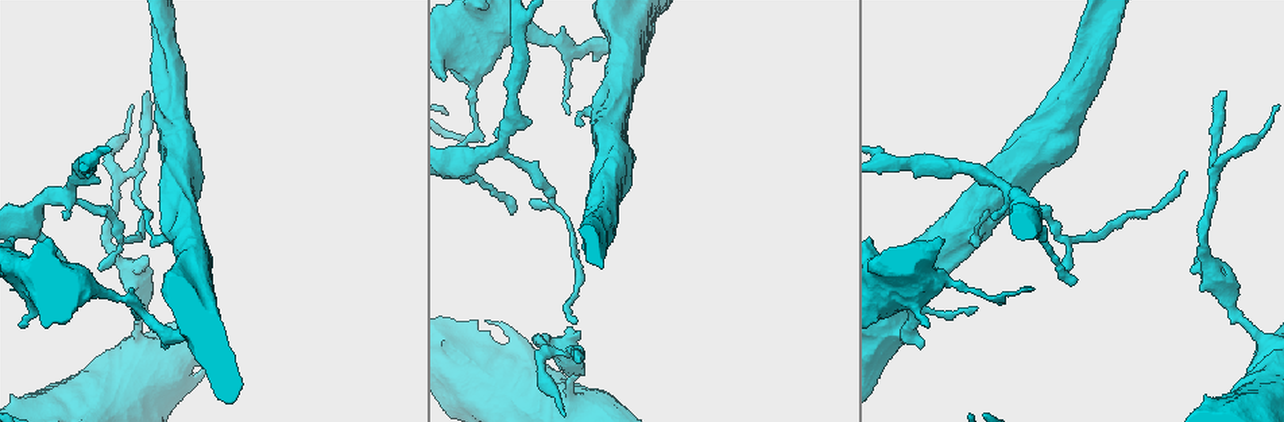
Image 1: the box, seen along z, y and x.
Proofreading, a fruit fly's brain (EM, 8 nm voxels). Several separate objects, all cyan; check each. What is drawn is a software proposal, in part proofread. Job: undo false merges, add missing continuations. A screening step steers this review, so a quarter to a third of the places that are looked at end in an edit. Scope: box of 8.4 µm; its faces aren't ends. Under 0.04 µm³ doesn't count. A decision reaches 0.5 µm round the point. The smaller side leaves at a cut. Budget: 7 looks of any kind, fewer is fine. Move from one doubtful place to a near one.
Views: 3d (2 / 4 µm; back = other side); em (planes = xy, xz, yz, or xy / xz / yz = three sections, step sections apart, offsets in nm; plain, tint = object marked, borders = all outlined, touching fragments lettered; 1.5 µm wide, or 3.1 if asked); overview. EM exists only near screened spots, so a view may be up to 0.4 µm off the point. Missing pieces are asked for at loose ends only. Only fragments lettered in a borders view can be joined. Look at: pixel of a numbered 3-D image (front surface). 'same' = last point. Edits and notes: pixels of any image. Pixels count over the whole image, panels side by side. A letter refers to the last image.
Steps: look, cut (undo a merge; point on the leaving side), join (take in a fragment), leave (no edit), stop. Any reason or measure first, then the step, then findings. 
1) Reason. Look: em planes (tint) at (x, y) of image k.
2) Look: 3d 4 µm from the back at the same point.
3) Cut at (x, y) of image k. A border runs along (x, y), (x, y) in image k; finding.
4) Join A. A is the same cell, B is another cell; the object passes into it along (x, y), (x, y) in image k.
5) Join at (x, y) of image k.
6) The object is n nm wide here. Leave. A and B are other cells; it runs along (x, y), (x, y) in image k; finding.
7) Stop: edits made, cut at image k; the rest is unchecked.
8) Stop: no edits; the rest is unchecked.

Narrows sharply. Look: 3d 2 µm at (574, 377) of image 1.

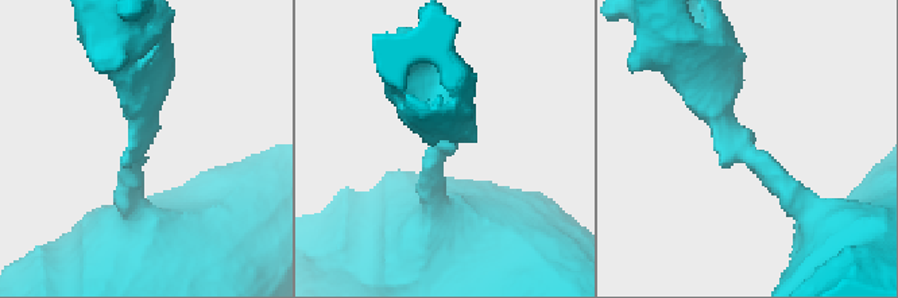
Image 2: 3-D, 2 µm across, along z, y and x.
Now the EM. Look: em xy step 4 (plain) at (142, 136) of image 2.

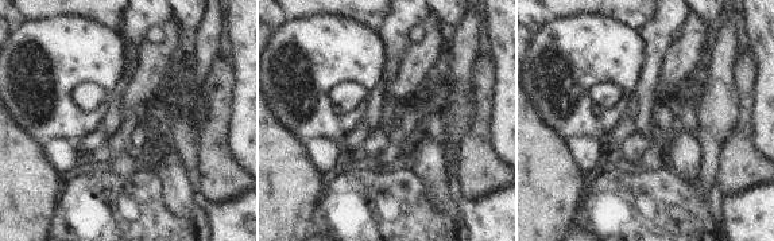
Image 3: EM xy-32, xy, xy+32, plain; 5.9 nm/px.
See the neighbours. Look: em xy step 4 (borders) at the same point.

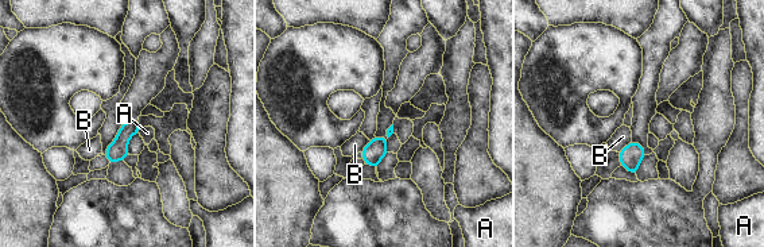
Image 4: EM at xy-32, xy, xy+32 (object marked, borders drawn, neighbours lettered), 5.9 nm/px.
The longest contact is with B, 110 nm. Leave. A and B are other cells; a border runs along (140, 127), (138, 132) in image 4; continuous, no second neuron.

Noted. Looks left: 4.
Free end. Look: 3d 2 µm at (576, 361) of image 1.

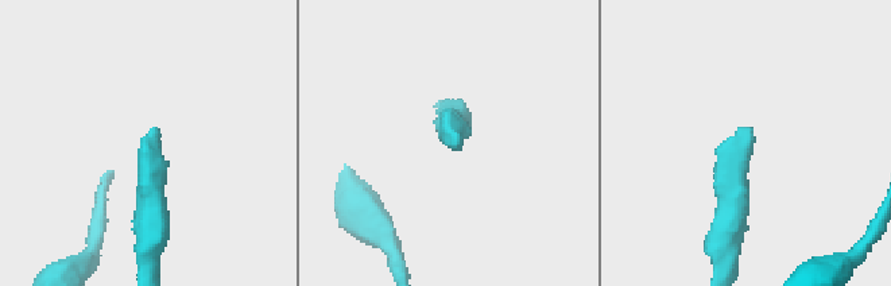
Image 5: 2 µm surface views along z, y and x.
Shape alone is not enough. Look: em xy step 8 (tint) at (751, 129) of image 5.

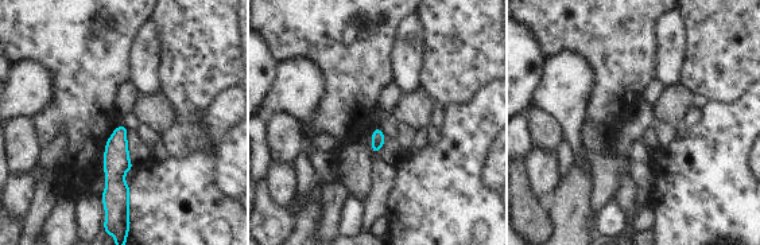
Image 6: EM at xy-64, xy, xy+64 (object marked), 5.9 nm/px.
Another direction. Look: em planes (borders) at the same point.

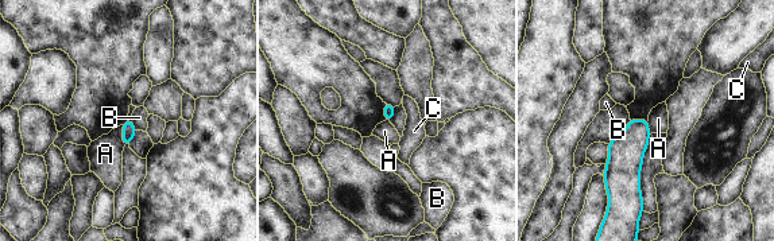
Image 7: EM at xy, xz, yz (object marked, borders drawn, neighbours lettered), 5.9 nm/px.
Leave. A, B and C are other cells; a border runs along (124, 125), (122, 131), (123, 146) in image 7; no lettered fragment goes on from it.

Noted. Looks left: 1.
Stop: no edits; the rest is unchecked.

